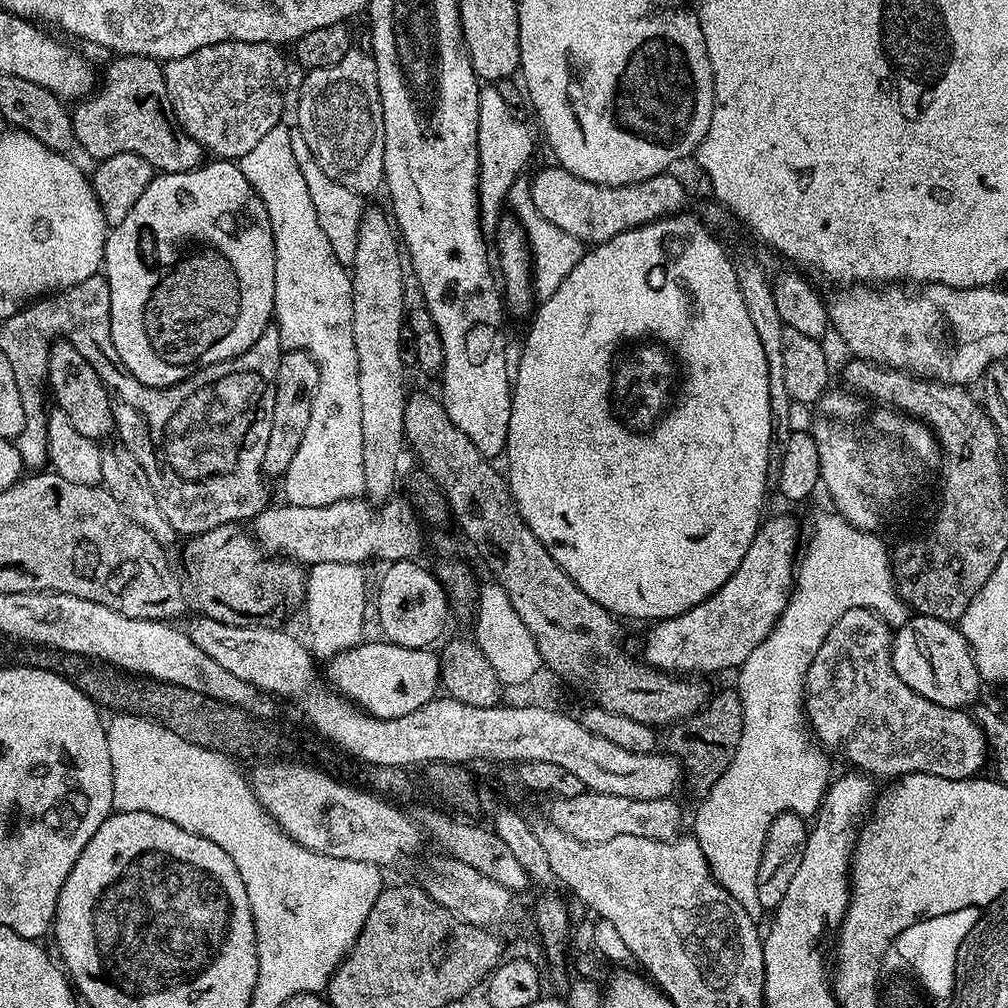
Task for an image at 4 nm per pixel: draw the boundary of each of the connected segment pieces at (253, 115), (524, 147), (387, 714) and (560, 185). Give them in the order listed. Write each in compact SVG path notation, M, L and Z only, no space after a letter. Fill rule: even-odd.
M218 42L214 46L202 46L202 50L194 50L194 54L186 54L186 58L169 60L163 65L164 77L166 78L166 90L168 100L172 103L174 119L190 138L194 138L204 147L213 157L223 158L233 162L239 161L250 150L254 150L263 136L274 126L281 123L284 112L284 56L279 47L275 44L263 44L262 42Z
M484 86L478 98L478 162L480 163L480 195L496 192L509 195L520 171L532 160L532 136L524 120L515 120L502 102L495 86Z
M383 638L370 640L327 661L328 680L341 697L347 698L357 709L383 720L402 718L402 714L410 714L410 710L418 710L418 706L437 699L442 685L440 657L435 651L389 644Z
M551 166L552 168L544 168L536 177L532 180L532 200L530 200L531 207L536 209L536 213L542 218L546 218L546 222L550 222L554 226L558 226L558 230L566 230L566 234L570 234L574 238L578 238L580 243L585 246L595 246L606 242L610 238L614 238L618 234L622 234L626 230L634 230L635 228L641 228L646 226L650 222L654 222L661 216L674 216L681 211L680 208L684 204L684 188L686 192L686 184L679 180L678 177L672 176L676 174L665 174L663 176L656 176L654 178L648 178L637 184L627 184L626 186L602 186L601 184L595 184L594 182L586 182L582 178L578 178L574 174L570 174L566 169L559 166Z

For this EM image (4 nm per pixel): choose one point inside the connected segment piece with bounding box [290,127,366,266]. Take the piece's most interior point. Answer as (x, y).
(339, 210)

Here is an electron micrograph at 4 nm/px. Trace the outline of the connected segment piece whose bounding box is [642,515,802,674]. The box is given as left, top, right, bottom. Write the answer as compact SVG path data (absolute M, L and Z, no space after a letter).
M772 516L761 523L760 528L754 534L754 542L750 542L750 550L746 550L746 555L742 557L742 562L738 562L738 570L734 570L734 574L730 574L730 578L726 578L724 585L714 594L710 594L710 598L706 598L702 602L698 602L698 606L694 606L689 612L683 612L677 616L671 616L669 620L658 620L651 625L652 628L648 632L648 637L644 640L644 656L643 663L659 668L660 671L669 674L704 674L700 672L724 672L727 668L732 670L739 669L741 664L746 662L746 658L750 658L750 654L766 637L774 630L774 626L778 622L778 618L786 610L788 598L792 594L792 585L796 575L796 565L798 563L798 549L802 544L802 536L800 540L800 528L796 525L796 520L792 516Z

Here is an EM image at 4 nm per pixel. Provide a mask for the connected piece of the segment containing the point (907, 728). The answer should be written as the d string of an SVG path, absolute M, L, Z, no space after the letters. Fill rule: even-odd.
M869 608L846 610L830 634L818 646L814 662L810 662L804 683L804 714L807 727L821 748L829 753L844 751L853 769L869 777L899 778L906 774L938 774L938 778L970 780L981 775L980 767L990 760L987 736L967 711L938 706L922 698L898 674L892 665L892 638L894 632L877 612Z

